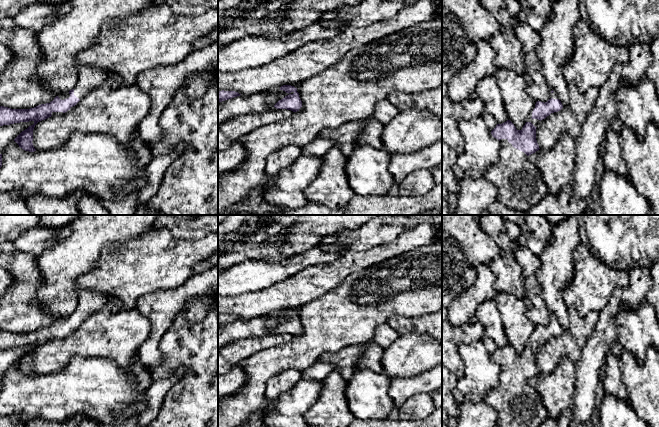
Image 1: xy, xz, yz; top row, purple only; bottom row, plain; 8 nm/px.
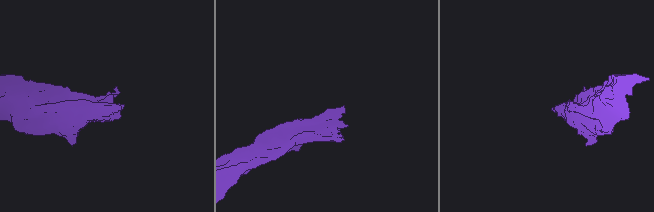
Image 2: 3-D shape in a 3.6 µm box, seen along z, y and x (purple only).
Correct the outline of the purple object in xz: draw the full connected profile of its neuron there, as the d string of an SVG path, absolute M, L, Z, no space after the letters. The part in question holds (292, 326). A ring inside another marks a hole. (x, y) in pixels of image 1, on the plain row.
M283 309L280 314L285 315L288 319L279 324L271 333L287 333L293 336L301 335L303 332L301 320L294 309Z

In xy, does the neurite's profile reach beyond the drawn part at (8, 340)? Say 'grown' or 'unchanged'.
grown

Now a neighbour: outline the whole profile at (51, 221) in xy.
M39 215L39 226L45 226L48 228L61 228L62 226L69 224L76 220L79 215Z

